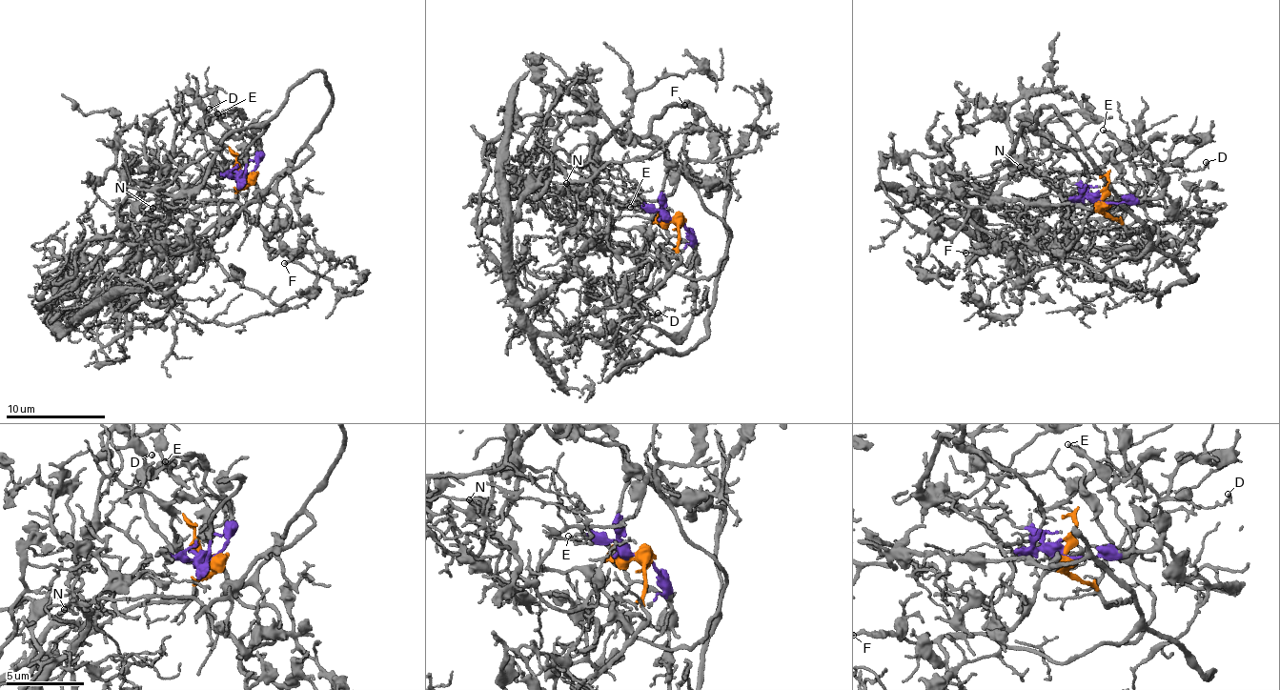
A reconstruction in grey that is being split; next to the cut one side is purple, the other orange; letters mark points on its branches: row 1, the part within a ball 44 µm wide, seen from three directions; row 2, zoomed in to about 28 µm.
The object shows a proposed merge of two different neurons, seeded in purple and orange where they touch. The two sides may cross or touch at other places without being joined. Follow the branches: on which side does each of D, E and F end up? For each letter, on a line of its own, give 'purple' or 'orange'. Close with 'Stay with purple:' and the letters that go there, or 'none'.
D: orange
E: purple
F: purple
Stay with purple: E, F

